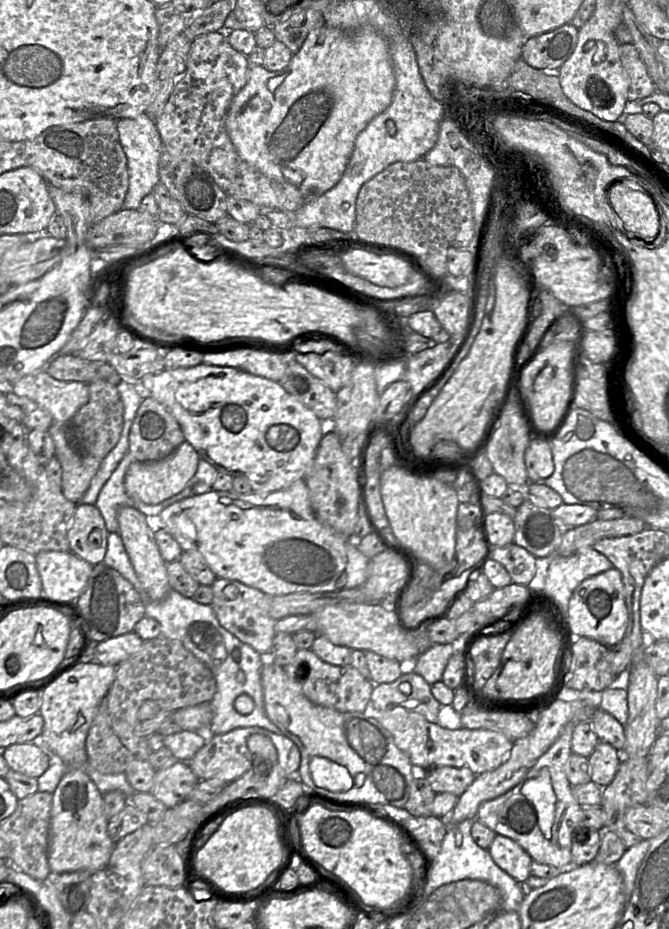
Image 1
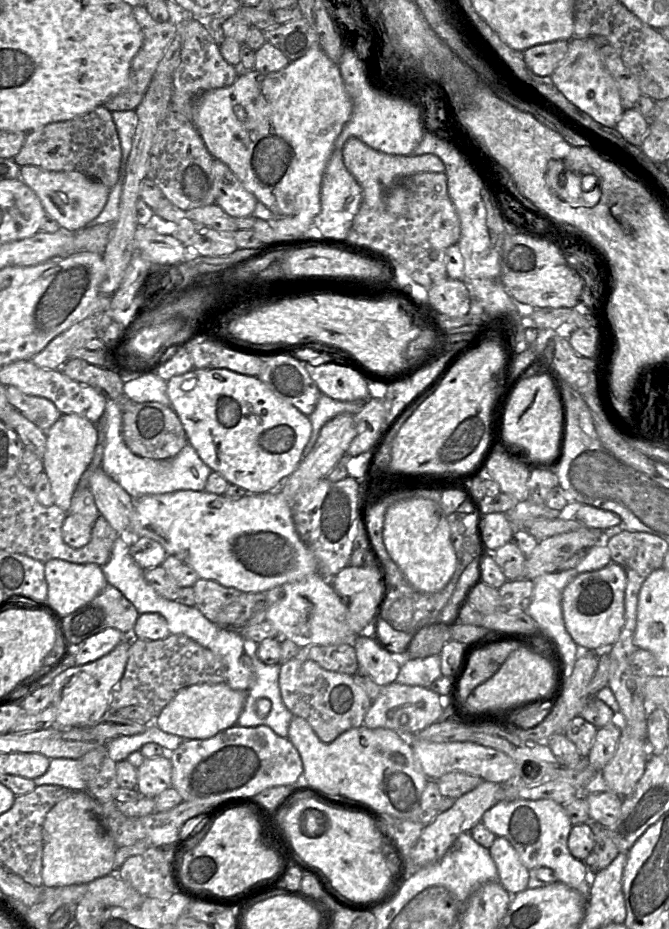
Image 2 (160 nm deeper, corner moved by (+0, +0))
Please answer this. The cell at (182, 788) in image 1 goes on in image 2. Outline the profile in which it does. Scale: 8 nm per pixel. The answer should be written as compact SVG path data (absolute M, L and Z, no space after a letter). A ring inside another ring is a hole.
M168 753L164 756L145 758L137 768L136 790L141 796L155 798L172 786L172 764Z

